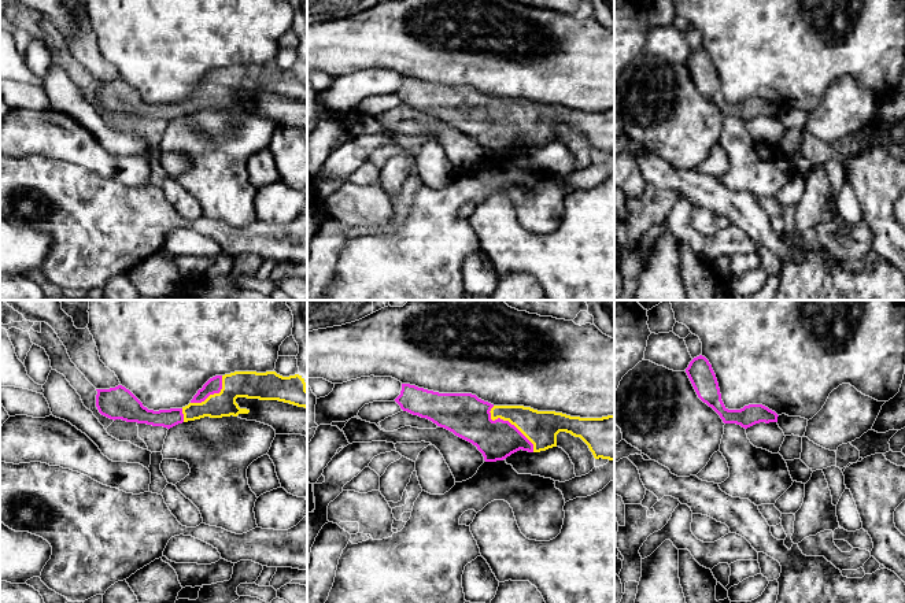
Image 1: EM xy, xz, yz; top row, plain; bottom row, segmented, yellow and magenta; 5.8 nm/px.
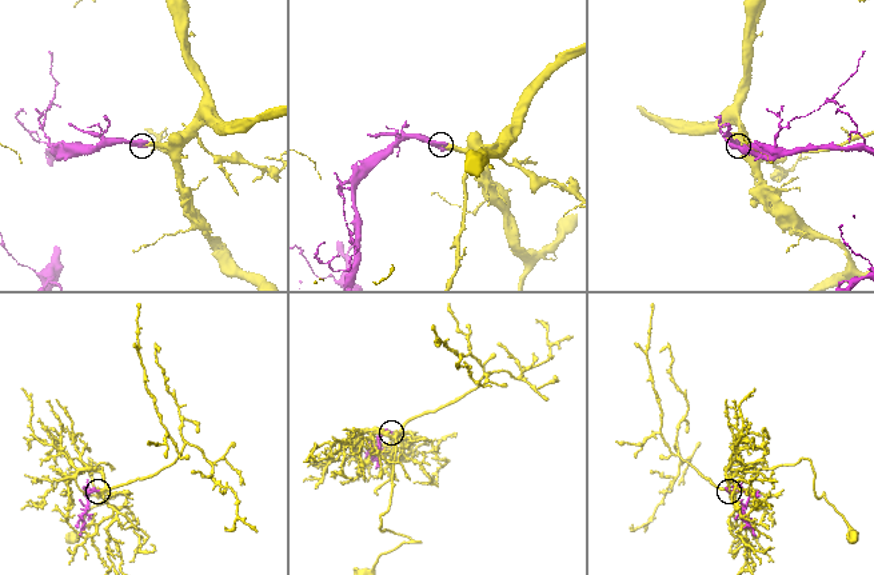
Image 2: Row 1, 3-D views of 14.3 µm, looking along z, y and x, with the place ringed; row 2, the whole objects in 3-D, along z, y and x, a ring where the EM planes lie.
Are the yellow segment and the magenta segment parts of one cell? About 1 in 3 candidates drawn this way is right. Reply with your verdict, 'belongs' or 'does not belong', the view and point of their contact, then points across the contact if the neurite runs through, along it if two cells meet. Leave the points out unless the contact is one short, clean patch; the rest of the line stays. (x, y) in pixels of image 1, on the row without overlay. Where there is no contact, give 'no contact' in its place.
belongs | xz (509, 114)

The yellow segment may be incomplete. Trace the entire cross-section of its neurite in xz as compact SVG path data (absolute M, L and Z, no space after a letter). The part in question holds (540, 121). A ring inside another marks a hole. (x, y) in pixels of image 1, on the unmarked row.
M402 77L395 92L403 104L426 111L472 136L485 155L503 153L522 143L557 140L559 125L580 130L595 152L614 153L614 108L570 110L524 99L494 99L472 86L439 86Z

